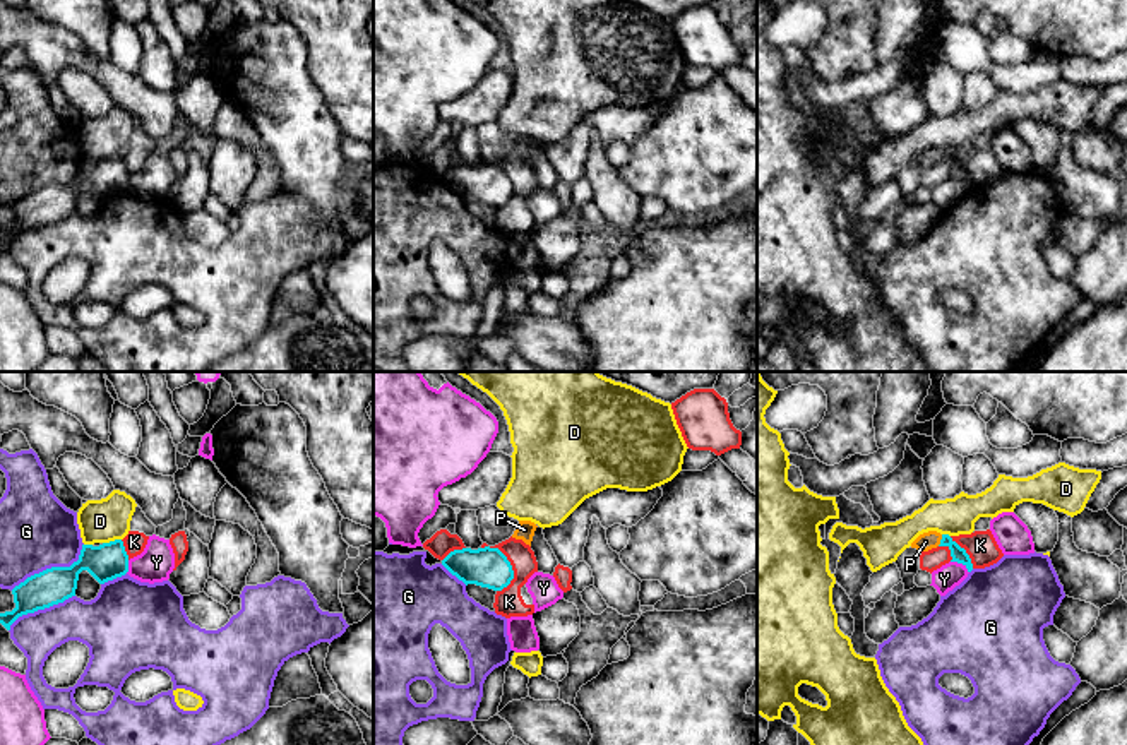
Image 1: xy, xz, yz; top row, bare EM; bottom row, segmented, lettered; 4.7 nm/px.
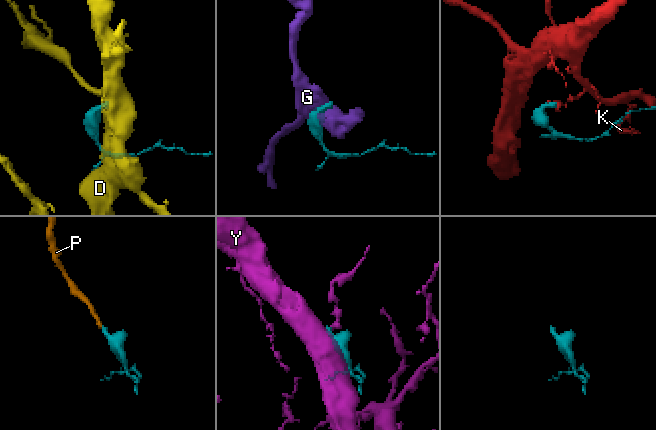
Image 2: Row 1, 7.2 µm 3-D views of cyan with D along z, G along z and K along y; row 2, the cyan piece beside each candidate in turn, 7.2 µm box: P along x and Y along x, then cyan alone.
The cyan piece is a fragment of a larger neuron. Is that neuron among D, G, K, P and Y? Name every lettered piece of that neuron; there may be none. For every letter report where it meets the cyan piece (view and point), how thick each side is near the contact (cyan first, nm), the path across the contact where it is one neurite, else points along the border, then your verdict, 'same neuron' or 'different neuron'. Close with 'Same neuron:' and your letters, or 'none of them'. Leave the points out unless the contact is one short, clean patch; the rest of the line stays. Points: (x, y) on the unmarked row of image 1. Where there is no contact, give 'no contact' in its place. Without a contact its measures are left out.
D: xy (112, 158) | 170/200 nm | different neuron
G: xy (52, 184) | 170/360 nm | different neuron
K: xz (509, 178) | 190/130 nm | along xz (482, 163), (495, 163), (511, 182), (512, 196), (500, 208) | different neuron
P: yz (941, 156) | 70/90 nm | across yz (958, 170), (941, 156), (925, 158) | same neuron
Y: yz (961, 178) | 70/120 nm | different neuron
Same neuron: P

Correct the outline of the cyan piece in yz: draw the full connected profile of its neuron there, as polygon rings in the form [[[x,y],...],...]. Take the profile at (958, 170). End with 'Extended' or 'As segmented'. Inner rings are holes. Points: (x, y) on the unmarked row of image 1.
[[[928,147],[920,151],[913,159],[911,164],[916,164],[920,168],[928,168],[937,163],[947,163],[951,166],[951,178],[963,180],[968,188],[973,187],[973,180],[969,171],[966,170],[964,164],[961,164],[949,151],[940,151],[937,147]]]. Extended

